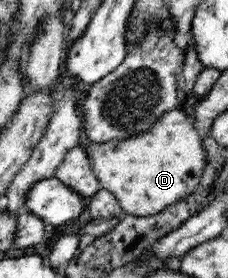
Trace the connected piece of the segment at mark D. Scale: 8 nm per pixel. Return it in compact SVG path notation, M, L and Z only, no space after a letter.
M182 105L179 111L167 111L150 132L118 142L91 143L86 153L101 186L116 196L124 214L150 217L198 189L207 165L204 137L196 128Z

